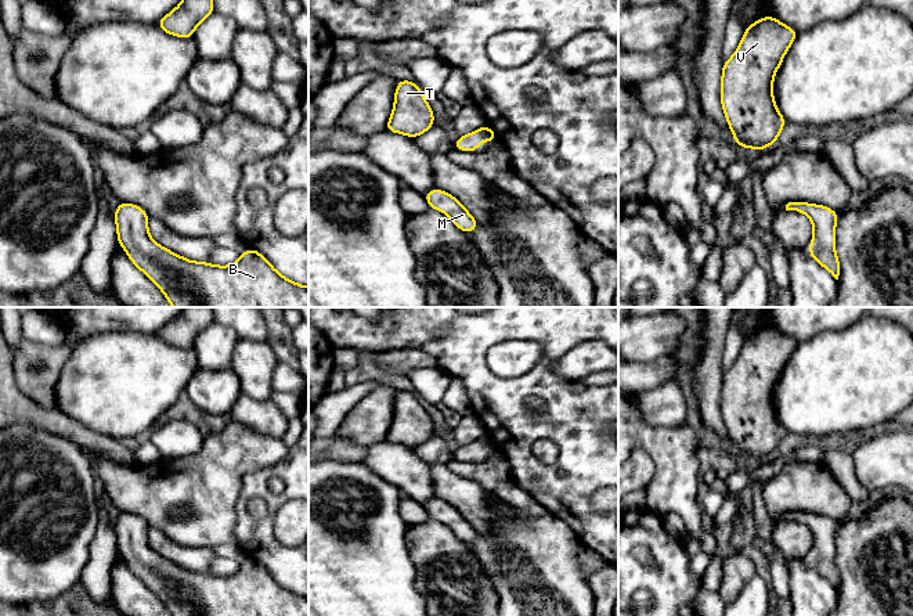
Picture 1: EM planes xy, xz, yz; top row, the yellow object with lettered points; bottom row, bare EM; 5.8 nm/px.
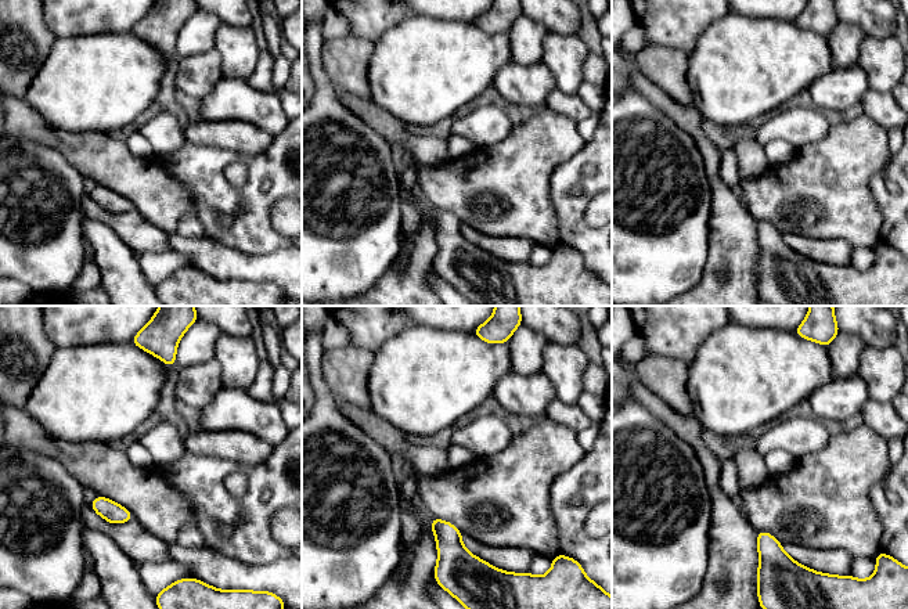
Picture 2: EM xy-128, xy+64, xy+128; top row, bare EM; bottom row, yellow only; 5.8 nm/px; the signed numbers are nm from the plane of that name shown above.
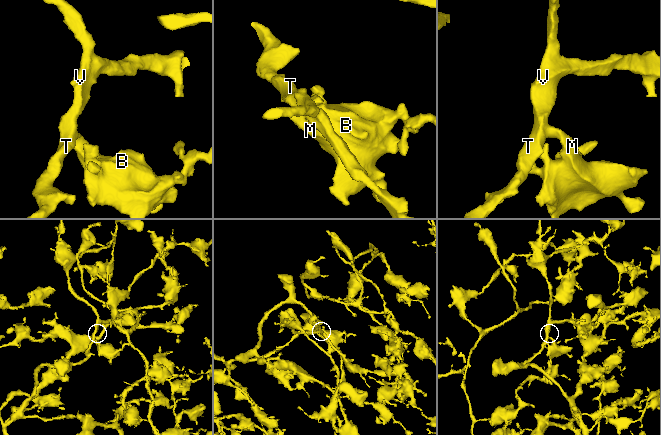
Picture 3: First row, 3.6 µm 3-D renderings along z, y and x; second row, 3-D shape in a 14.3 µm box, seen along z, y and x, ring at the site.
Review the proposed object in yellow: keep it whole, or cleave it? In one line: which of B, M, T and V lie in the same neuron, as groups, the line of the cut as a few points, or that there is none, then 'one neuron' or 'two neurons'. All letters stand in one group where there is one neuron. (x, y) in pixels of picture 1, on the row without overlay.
B M T V; no cut; one neuron

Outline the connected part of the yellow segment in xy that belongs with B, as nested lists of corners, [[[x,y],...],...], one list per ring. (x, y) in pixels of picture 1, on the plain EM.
[[[120,512],[113,527],[119,555],[133,574],[156,594],[172,616],[308,616],[308,597],[285,588],[255,559],[248,558],[231,576],[192,572],[151,548],[149,525],[140,516]]]

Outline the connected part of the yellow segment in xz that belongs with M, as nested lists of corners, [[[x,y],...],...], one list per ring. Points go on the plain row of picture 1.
[[[433,498],[425,504],[425,509],[429,518],[445,523],[463,543],[469,544],[477,538],[477,530],[466,520],[459,509],[448,502]]]

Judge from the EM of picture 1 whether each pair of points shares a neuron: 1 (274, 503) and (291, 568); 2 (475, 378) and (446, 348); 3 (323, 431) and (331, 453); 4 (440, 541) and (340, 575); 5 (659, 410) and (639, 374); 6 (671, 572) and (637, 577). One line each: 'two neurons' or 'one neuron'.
1: one neuron
2: one neuron
3: two neurons
4: two neurons
5: two neurons
6: one neuron

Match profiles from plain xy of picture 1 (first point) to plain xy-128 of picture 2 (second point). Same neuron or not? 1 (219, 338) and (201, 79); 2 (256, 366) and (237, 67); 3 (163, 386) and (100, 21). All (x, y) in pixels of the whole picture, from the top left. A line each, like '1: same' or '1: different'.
1: same
2: same
3: different

